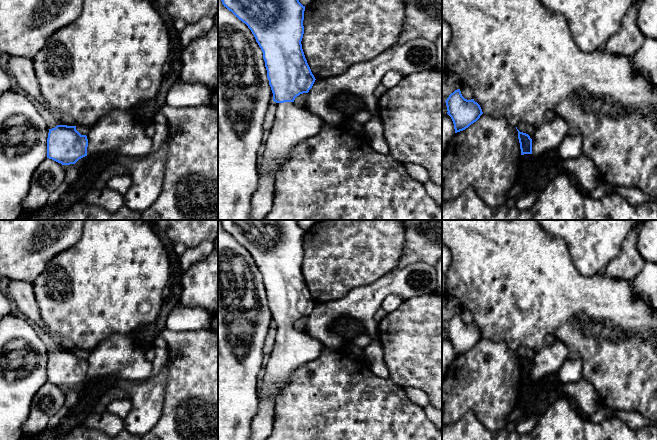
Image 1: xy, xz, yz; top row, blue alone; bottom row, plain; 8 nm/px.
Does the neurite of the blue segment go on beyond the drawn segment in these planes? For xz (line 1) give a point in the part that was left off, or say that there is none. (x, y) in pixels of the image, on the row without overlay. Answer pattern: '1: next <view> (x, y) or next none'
1: next xz (293, 348)

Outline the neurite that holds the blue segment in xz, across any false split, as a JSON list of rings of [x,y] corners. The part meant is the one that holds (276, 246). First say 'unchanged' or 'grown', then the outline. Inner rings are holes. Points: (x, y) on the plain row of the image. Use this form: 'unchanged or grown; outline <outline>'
grown; outline [[[221,220],[221,225],[224,231],[248,250],[263,276],[277,335],[257,394],[260,400],[268,398],[275,404],[295,371],[317,359],[322,351],[319,340],[294,327],[297,320],[309,316],[316,304],[301,268],[305,230],[299,226],[298,220]]]

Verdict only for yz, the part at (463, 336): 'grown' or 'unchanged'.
unchanged

